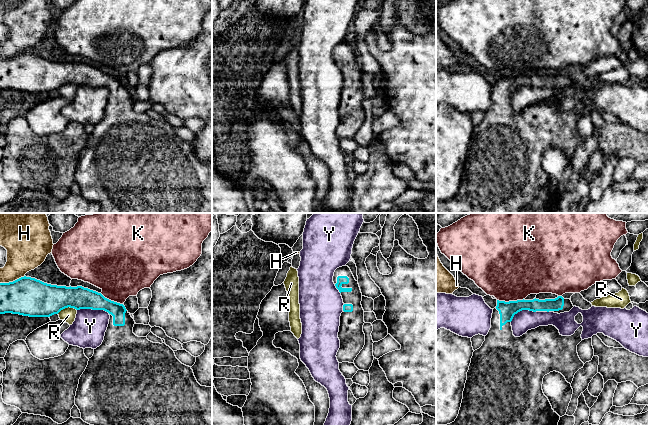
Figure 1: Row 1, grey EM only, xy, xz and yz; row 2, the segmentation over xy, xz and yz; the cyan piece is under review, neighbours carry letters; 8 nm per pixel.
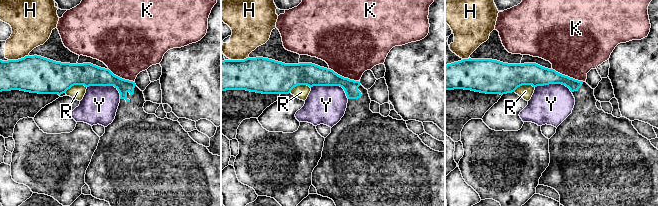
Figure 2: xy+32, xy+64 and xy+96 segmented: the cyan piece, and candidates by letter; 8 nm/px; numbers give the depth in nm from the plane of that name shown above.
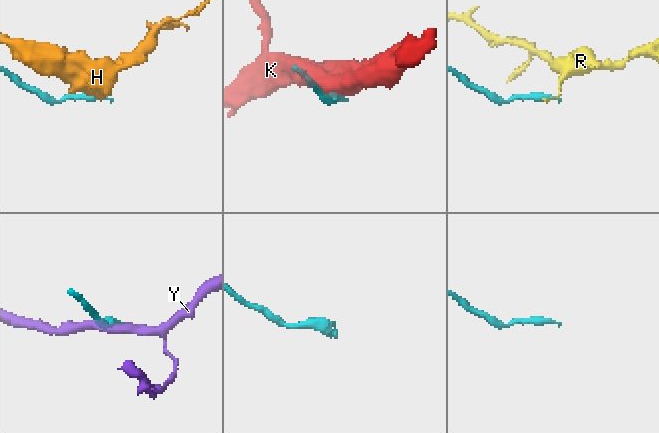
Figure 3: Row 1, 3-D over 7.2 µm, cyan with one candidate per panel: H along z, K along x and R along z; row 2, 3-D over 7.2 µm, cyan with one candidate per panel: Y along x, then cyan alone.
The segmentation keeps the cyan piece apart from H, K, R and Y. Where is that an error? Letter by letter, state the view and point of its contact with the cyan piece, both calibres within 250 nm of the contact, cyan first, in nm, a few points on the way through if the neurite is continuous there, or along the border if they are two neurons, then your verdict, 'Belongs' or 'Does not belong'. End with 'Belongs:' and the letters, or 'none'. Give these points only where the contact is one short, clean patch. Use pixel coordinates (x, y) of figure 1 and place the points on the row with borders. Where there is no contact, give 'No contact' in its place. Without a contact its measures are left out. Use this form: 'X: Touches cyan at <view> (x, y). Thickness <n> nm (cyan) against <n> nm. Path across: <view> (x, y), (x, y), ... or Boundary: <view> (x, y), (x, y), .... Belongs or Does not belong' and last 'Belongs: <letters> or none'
H: Touches cyan at xy (13, 281). Thickness 320 nm (cyan) against 280 nm. Does not belong
K: Touches cyan at yz (510, 301). Thickness 140 nm (cyan) against 500 nm. Boundary: yz (523, 298), (508, 301), (497, 300). Does not belong
R: Touches cyan at xy (66, 307). Thickness 280 nm (cyan) against 120 nm. Does not belong
Y: Touches cyan at xy (93, 309). Thickness 180 nm (cyan) against 280 nm. Does not belong
Belongs: none

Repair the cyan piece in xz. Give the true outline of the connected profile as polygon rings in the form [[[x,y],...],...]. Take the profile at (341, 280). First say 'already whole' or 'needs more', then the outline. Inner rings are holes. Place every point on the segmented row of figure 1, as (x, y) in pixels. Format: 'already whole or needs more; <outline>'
needs more; [[[346,265],[335,270],[333,282],[341,293],[344,303],[338,332],[340,348],[336,357],[339,363],[353,363],[365,345],[362,293],[358,281]]]

